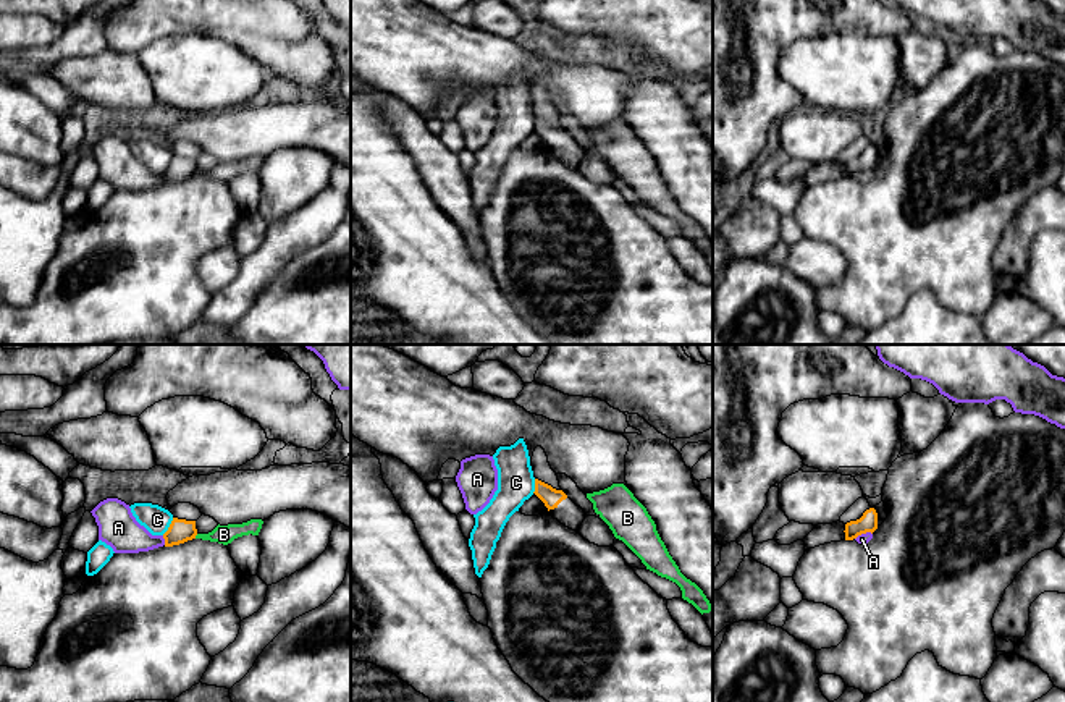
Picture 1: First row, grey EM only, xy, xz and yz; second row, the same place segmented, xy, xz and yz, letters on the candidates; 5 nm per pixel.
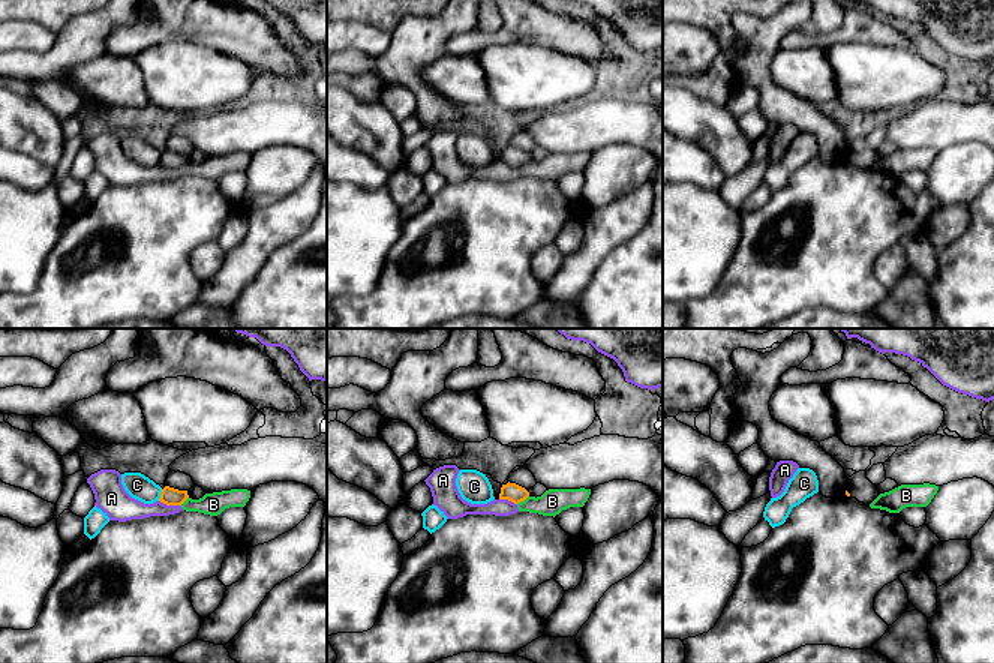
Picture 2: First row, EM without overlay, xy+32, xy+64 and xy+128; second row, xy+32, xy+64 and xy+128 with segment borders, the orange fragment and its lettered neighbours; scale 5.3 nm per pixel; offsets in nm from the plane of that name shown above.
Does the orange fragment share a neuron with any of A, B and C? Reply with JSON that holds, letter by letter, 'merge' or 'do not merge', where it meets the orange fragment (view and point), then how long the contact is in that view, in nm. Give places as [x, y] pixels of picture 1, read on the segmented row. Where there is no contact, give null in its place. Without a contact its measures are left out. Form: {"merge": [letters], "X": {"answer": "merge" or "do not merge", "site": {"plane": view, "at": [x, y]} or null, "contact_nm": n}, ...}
{"merge": [], "A": {"answer": "do not merge", "site": {"plane": "xy", "at": [165, 541]}, "contact_nm": 50}, "B": {"answer": "do not merge", "site": {"plane": "xy", "at": [196, 534]}, "contact_nm": 30}, "C": {"answer": "do not merge", "site": {"plane": "xy", "at": [170, 526]}, "contact_nm": 110}}

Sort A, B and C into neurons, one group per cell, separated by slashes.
A B / C

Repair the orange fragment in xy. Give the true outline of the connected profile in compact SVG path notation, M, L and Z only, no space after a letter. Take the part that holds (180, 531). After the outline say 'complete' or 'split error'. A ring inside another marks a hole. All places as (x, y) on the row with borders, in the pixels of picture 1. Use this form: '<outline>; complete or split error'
M173 518L168 531L163 534L165 547L173 547L196 539L196 521Z; complete

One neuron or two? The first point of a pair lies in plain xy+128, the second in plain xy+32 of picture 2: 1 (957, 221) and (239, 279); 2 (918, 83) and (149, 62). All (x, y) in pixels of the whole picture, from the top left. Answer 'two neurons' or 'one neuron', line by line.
1: one neuron
2: one neuron

